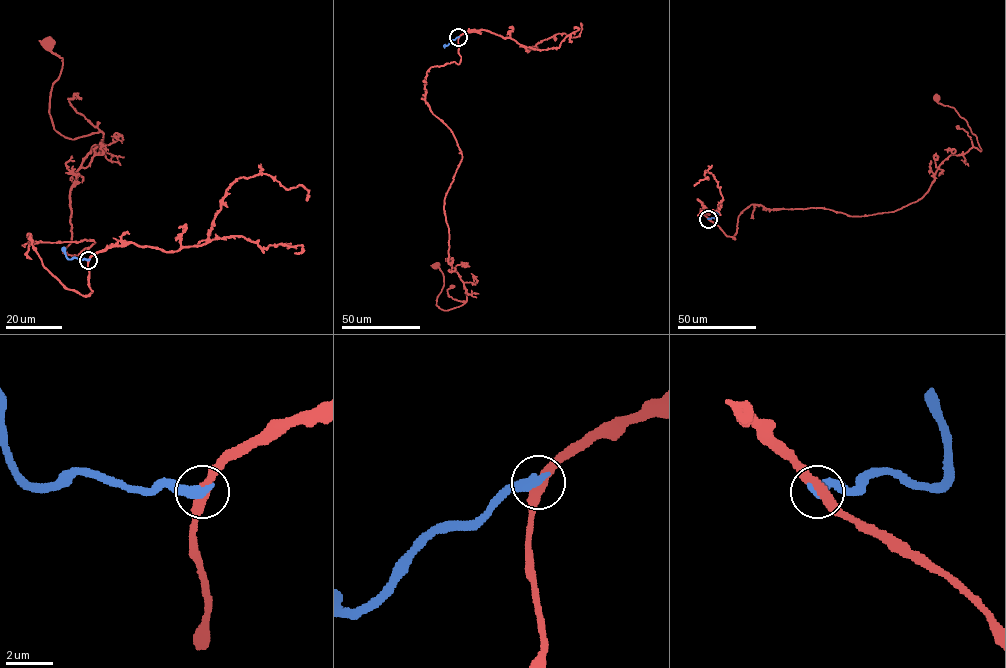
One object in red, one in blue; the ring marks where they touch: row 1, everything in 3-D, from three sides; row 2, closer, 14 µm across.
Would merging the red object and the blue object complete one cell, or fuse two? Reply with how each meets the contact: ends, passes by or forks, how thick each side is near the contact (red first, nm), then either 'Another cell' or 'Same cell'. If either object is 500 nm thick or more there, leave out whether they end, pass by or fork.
At the ring red passes by. At the ring blue ends. Thickness 400 nm (red) against 440 nm. Another cell

